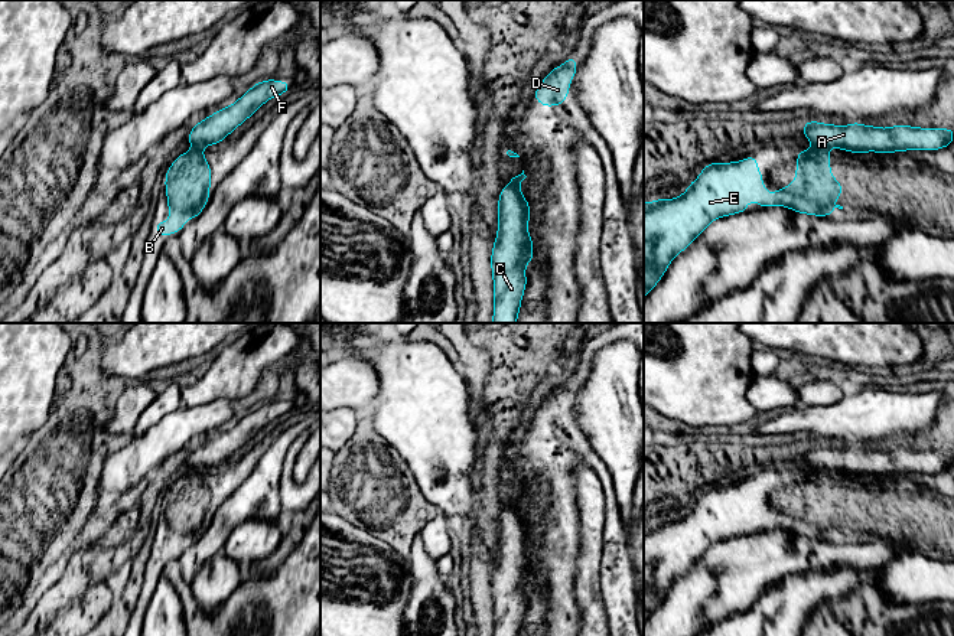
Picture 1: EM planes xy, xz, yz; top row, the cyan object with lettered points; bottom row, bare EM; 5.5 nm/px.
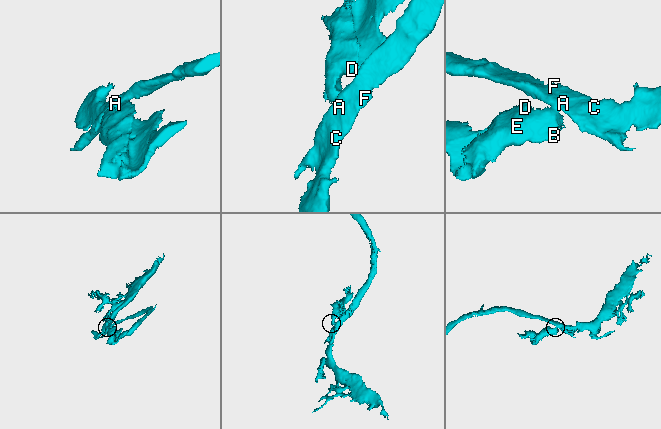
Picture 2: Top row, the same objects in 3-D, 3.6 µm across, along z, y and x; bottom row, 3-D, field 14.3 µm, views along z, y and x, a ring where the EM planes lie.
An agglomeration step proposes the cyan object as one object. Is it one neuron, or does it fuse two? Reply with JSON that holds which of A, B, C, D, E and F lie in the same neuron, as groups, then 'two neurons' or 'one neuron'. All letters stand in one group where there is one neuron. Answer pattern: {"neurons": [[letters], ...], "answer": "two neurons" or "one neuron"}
{"neurons": [["A", "C", "F"], ["B", "D", "E"]], "answer": "two neurons"}

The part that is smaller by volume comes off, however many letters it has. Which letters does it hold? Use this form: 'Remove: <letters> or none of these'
Remove: B, D, E

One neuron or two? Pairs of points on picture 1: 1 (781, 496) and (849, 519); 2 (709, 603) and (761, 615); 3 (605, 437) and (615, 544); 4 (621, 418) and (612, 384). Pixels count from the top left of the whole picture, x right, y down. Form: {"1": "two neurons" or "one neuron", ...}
{"1": "one neuron", "2": "two neurons", "3": "two neurons", "4": "one neuron"}

